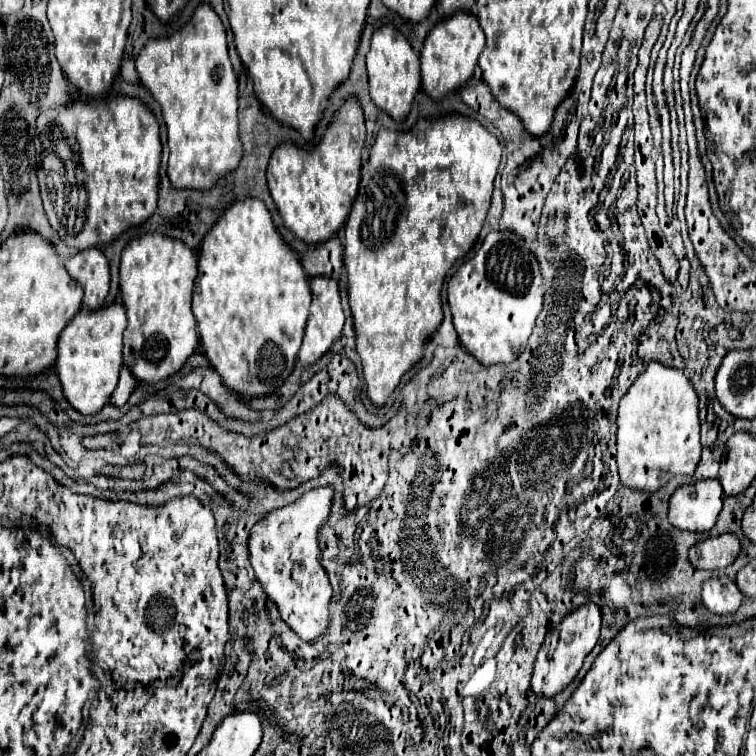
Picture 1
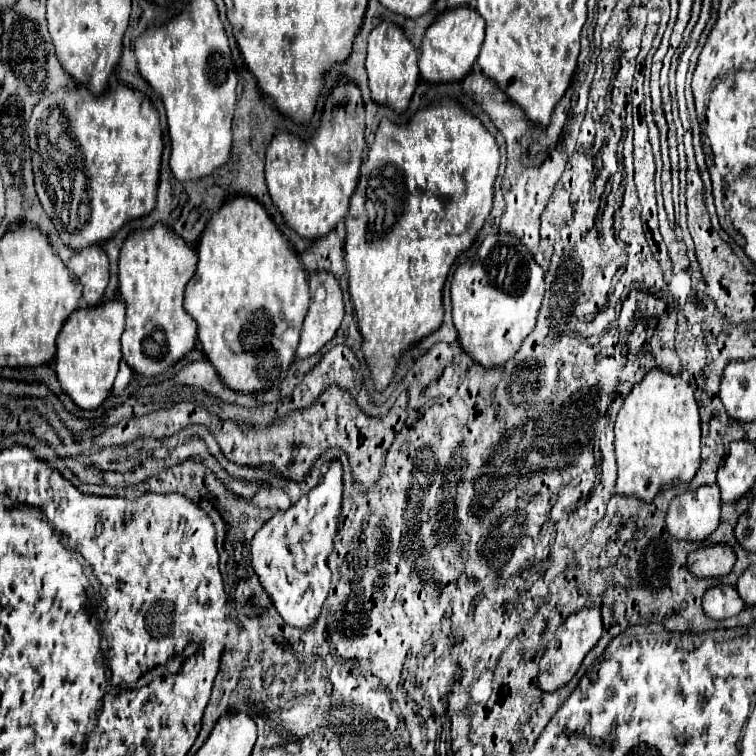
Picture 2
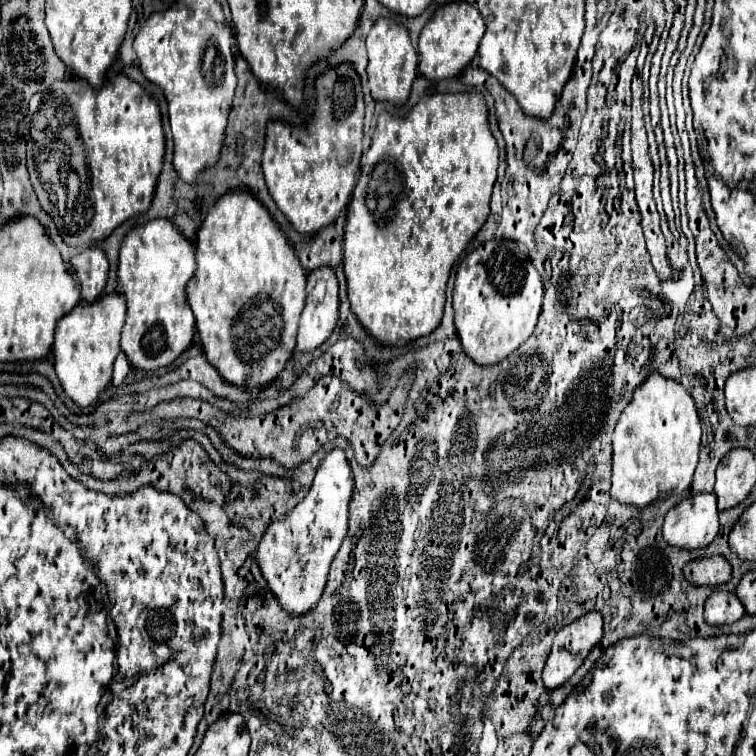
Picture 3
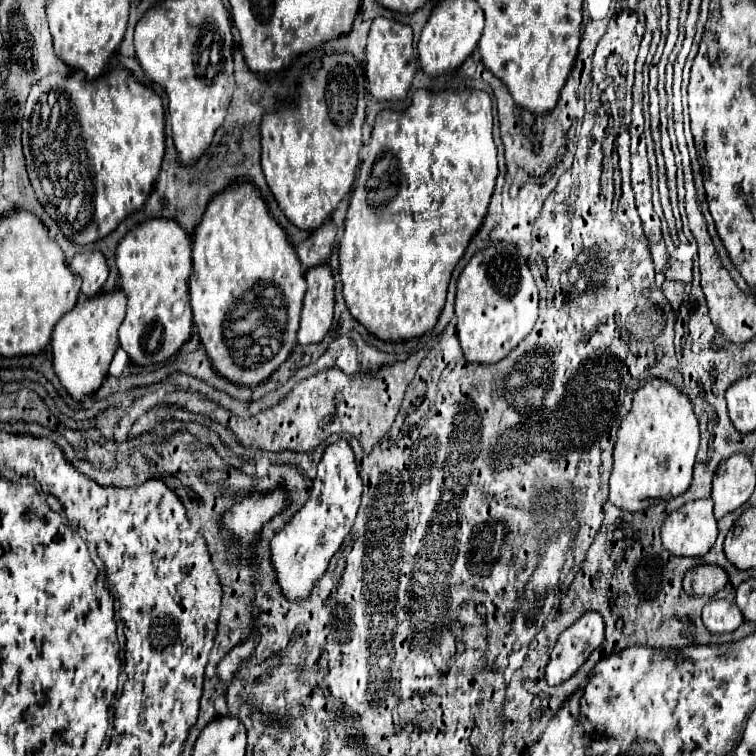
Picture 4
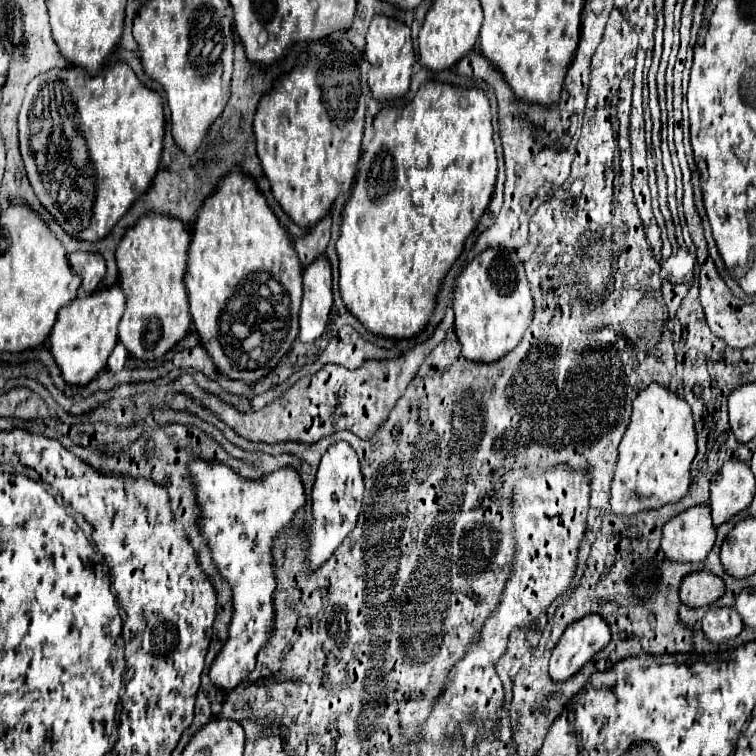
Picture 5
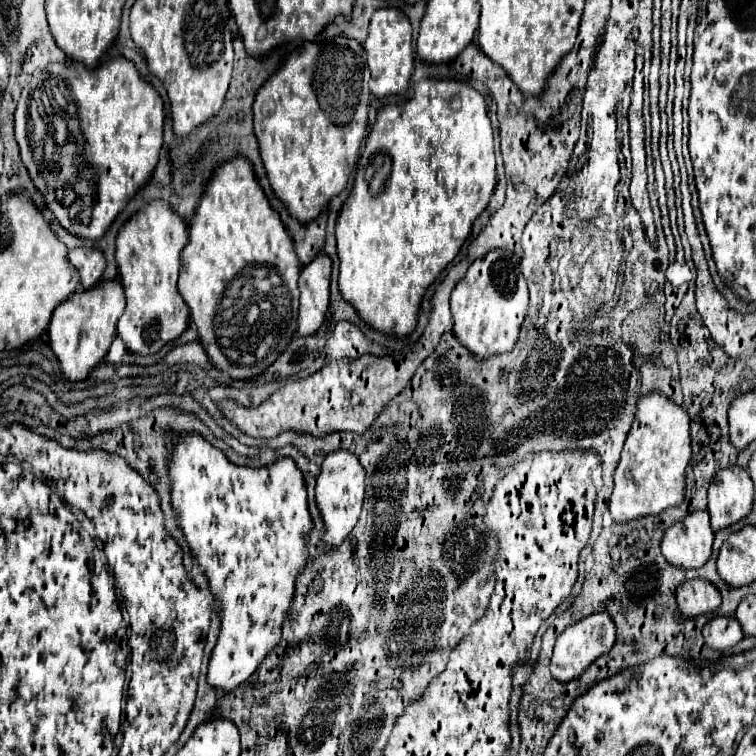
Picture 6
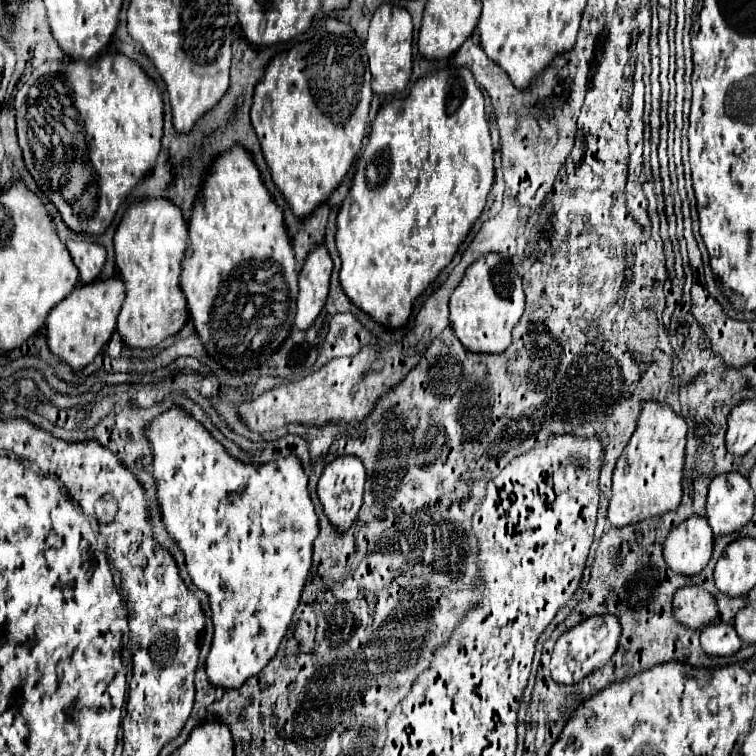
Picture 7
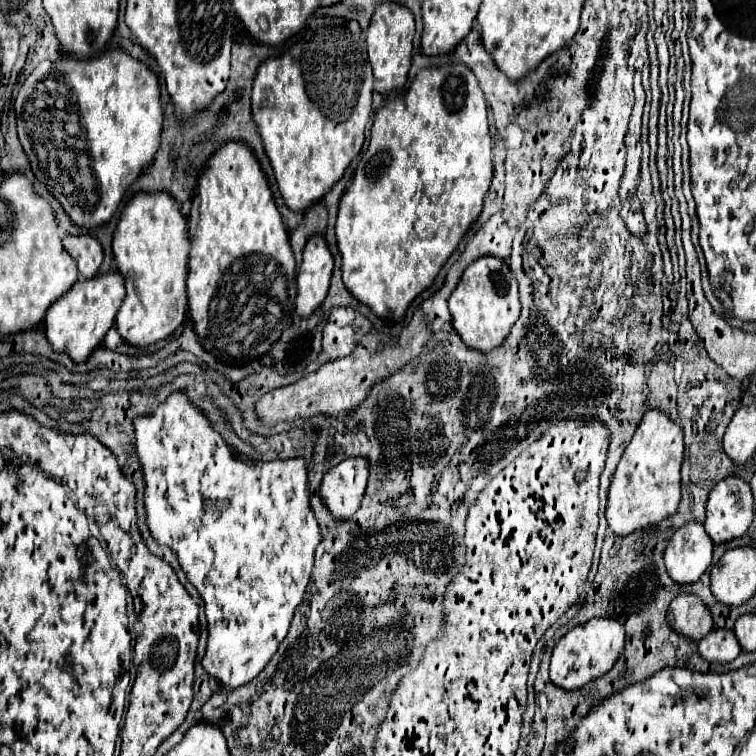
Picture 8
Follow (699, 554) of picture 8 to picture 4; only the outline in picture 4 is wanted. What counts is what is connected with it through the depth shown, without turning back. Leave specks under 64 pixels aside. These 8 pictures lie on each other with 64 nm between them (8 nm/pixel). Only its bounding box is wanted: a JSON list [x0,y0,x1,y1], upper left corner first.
[662,498,718,556]

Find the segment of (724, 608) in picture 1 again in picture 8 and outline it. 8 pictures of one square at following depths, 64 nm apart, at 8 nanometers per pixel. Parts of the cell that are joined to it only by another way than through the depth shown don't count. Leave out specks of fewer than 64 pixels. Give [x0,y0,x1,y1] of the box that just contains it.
[698,628,740,664]

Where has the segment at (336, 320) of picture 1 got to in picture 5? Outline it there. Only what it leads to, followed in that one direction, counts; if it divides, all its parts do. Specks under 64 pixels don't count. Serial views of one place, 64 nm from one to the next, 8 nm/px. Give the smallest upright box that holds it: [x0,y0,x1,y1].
[298,256,332,340]

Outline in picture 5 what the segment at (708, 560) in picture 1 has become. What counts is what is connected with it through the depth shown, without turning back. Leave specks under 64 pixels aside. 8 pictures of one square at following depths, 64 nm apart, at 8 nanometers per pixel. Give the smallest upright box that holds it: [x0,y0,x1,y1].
[680,572,724,608]

